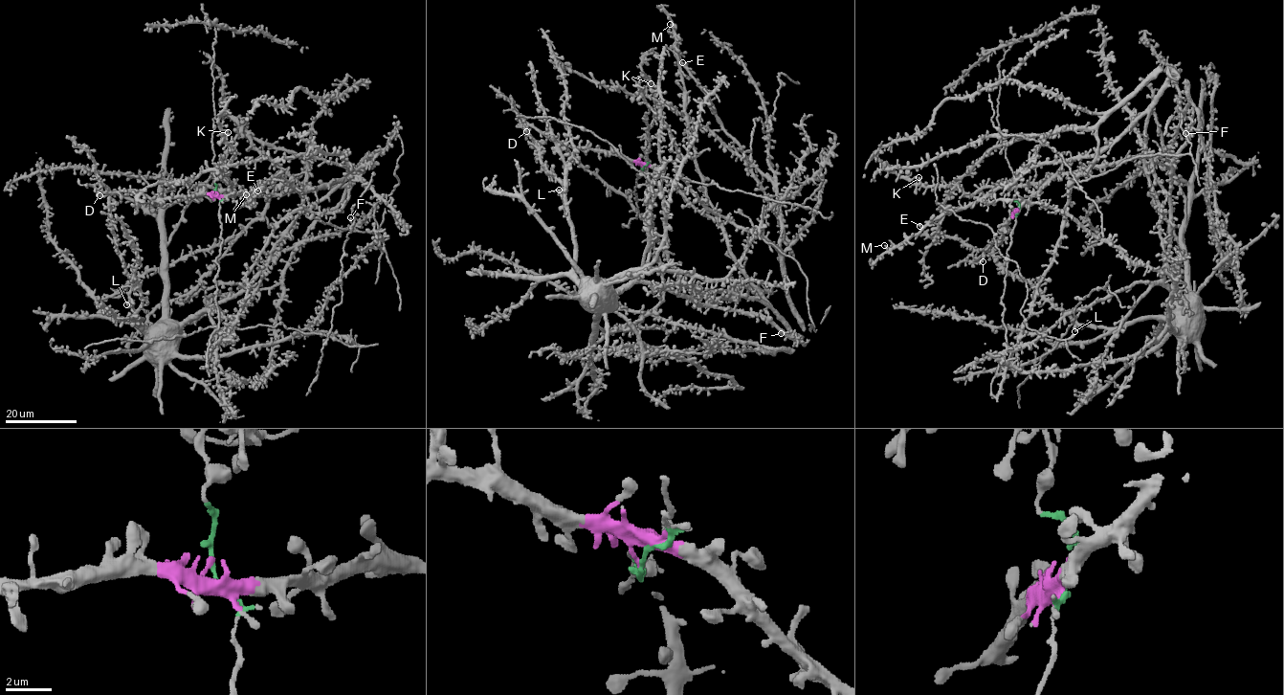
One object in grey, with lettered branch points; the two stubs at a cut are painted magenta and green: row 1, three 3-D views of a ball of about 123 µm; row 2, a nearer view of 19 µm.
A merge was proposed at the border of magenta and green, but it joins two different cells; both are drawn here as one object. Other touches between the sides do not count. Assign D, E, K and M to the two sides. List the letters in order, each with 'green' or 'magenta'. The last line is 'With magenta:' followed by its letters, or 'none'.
D: magenta
E: magenta
K: green
M: magenta
With magenta: D, E, M

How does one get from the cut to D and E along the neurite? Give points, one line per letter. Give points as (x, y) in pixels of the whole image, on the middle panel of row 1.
D: (642, 168), (620, 155), (550, 141), (528, 124), (524, 125), (526, 131)
E: (642, 168), (643, 165), (654, 167), (697, 210), (704, 214), (716, 216), (697, 165), (679, 66), (682, 62)

